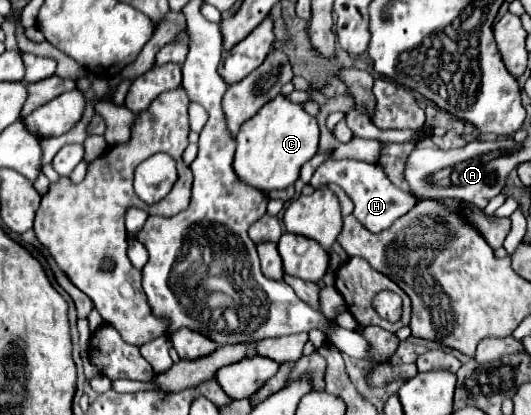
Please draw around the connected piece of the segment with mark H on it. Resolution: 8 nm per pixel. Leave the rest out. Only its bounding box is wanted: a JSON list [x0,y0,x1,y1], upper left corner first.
[312,160,416,232]

